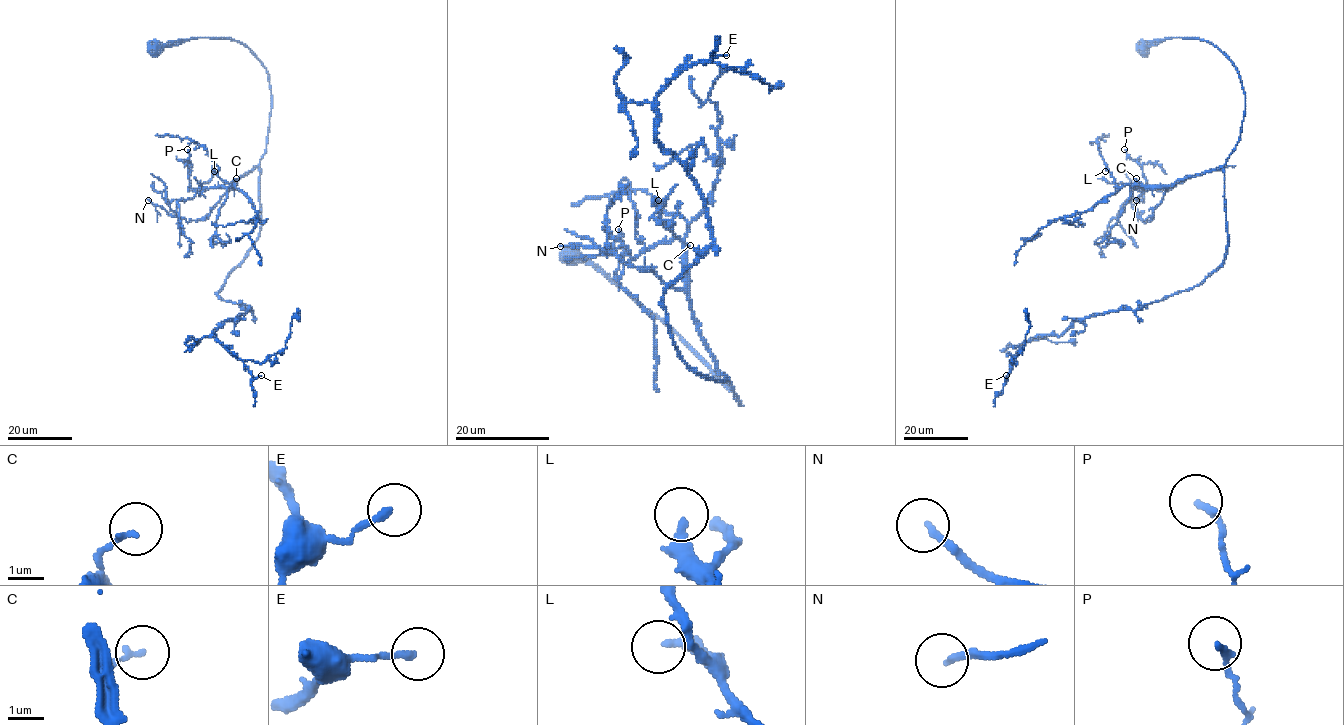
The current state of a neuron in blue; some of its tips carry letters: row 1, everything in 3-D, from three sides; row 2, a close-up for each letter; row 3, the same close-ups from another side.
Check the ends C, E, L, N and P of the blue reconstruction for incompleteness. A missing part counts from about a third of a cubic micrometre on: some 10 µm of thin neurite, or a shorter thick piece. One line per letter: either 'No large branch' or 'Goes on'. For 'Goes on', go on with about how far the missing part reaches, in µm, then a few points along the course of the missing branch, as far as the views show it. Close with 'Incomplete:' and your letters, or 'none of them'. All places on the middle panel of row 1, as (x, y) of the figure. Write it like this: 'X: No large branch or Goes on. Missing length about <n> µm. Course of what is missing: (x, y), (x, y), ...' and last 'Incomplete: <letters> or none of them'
C: No large branch
E: No large branch
L: Goes on. Missing length about 15 µm
N: Goes on. Missing length about 15 µm. Course of what is missing: (560, 246), (556, 246), (546, 257)
P: No large branch
Incomplete: L, N

